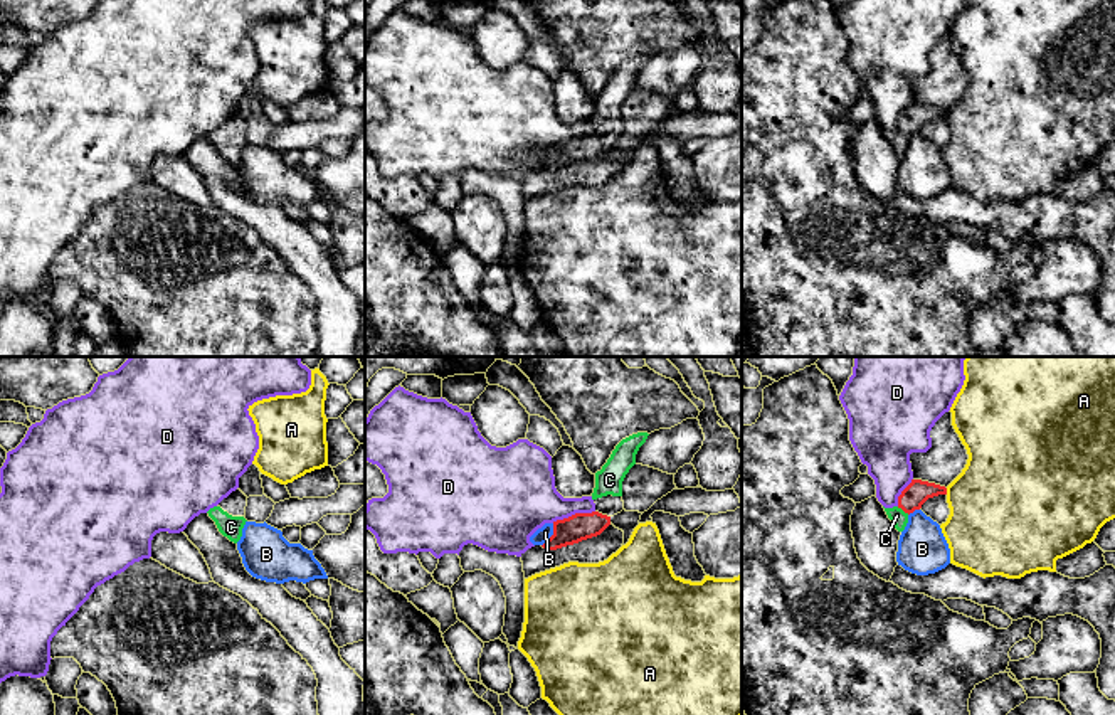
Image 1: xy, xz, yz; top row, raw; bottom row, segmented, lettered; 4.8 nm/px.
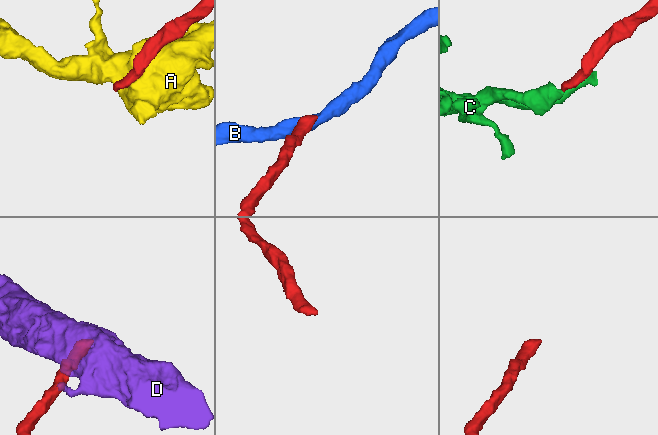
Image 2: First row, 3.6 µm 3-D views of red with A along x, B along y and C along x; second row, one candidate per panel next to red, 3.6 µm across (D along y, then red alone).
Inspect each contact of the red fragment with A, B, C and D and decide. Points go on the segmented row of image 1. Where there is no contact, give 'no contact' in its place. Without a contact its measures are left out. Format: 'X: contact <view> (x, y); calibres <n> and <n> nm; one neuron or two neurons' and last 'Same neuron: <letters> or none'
A: contact yz (945, 492); calibres 120 and 460 nm; two neurons
B: contact xz (552, 535); calibres 130 and 70 nm; two neurons
C: contact yz (903, 510); calibres 120 and 80 nm; one neuron
D: contact xz (572, 515); calibres 130 and 320 nm; two neurons
Same neuron: C

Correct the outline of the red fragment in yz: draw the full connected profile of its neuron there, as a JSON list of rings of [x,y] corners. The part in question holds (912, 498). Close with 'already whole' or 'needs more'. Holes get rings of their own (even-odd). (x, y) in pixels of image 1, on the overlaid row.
[[[912,479],[912,483],[898,496],[898,505],[893,508],[885,508],[885,511],[895,528],[903,532],[908,523],[908,515],[920,510],[928,498],[938,495],[947,495],[947,488],[922,479]]] | needs more

